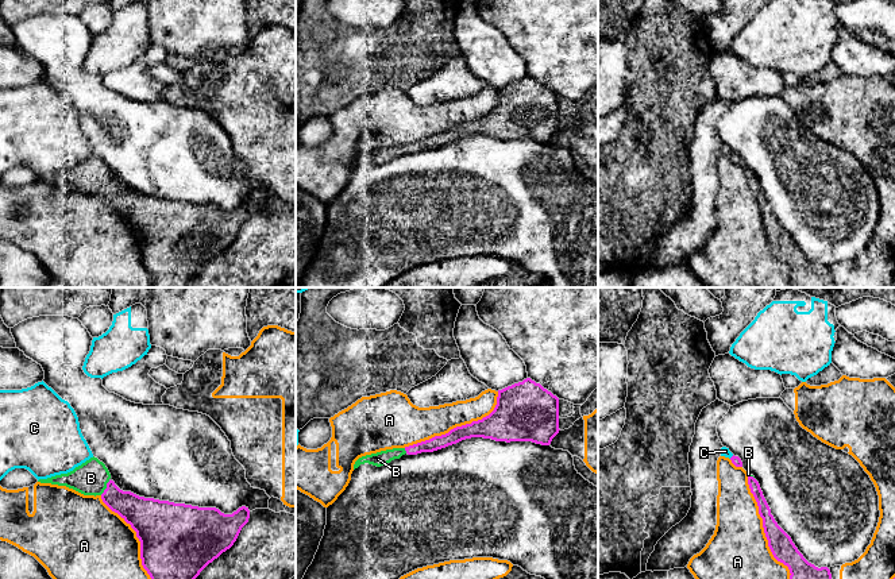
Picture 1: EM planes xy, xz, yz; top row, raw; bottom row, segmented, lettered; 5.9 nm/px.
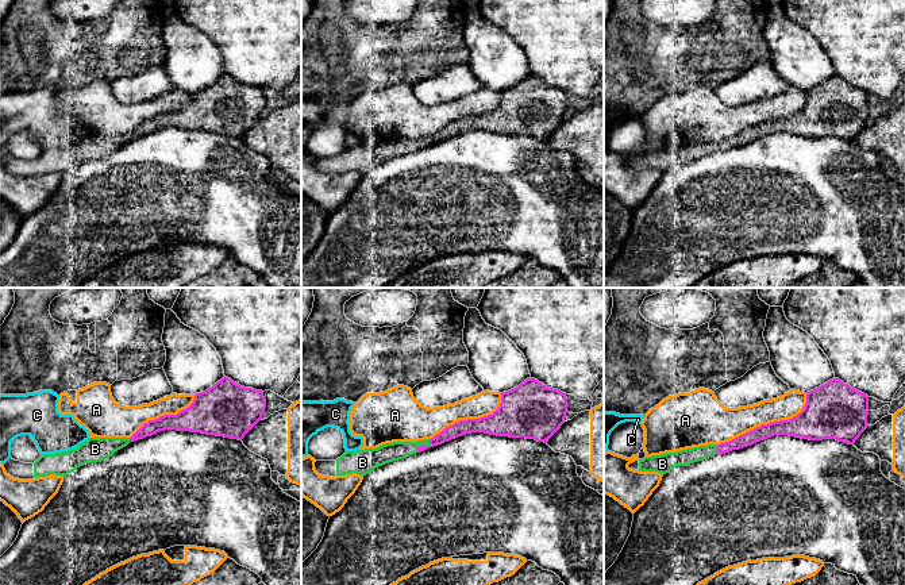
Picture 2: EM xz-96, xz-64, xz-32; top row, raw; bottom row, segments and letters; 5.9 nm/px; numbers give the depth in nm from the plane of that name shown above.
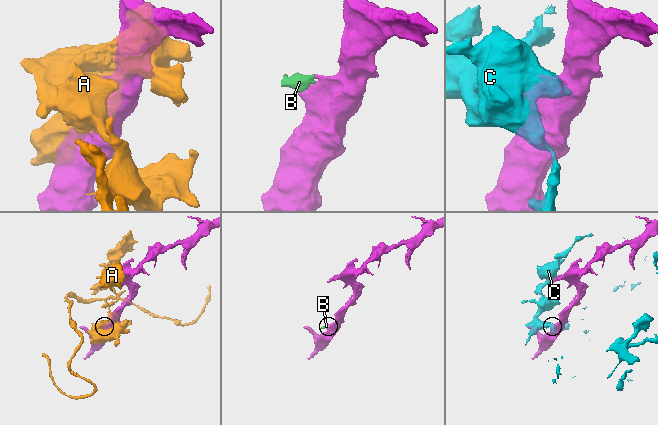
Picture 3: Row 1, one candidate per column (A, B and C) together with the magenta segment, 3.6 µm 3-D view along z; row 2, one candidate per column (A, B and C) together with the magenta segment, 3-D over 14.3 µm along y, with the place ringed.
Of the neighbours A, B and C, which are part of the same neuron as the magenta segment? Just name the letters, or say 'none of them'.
B

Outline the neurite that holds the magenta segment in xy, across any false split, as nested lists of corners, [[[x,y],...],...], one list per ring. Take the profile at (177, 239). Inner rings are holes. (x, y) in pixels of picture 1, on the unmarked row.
[[[94,154],[67,171],[38,180],[66,184],[84,193],[100,193],[136,229],[151,287],[188,287],[209,260],[234,243],[250,216],[246,204],[224,212],[216,205],[123,189],[111,177],[105,162]]]

